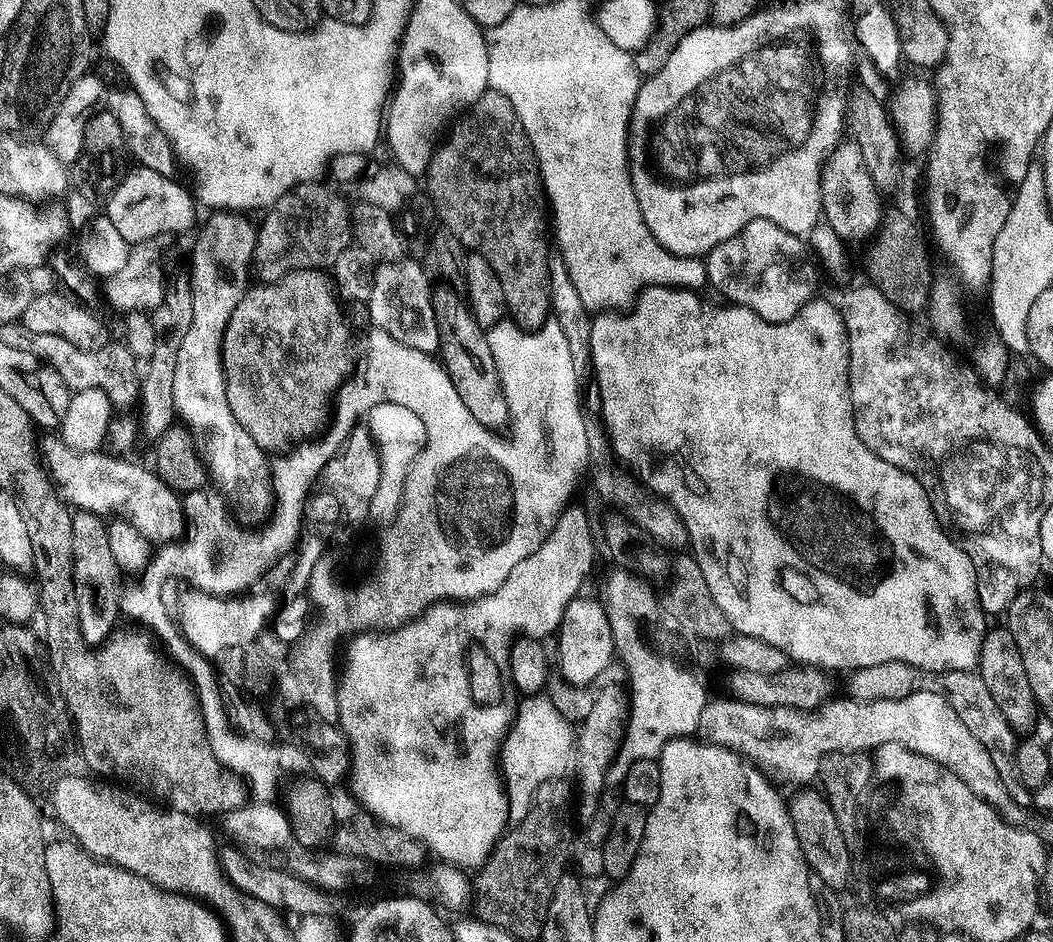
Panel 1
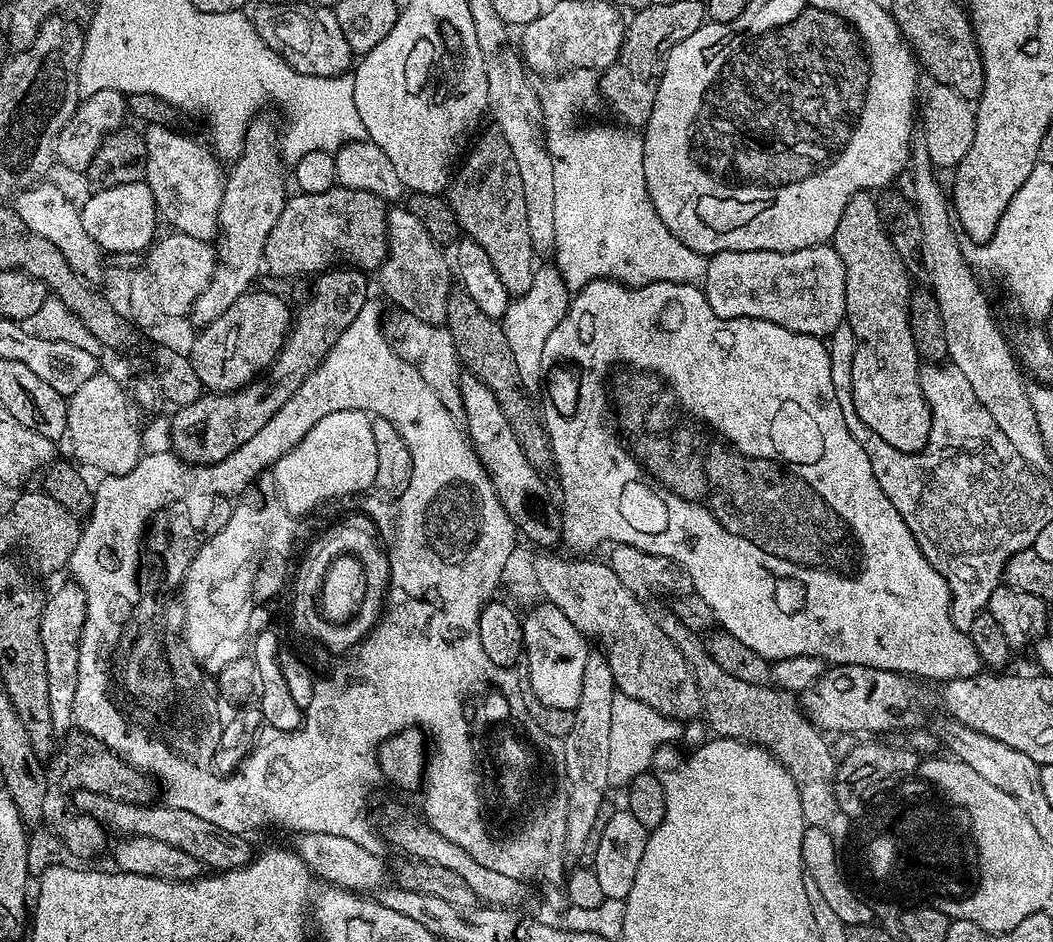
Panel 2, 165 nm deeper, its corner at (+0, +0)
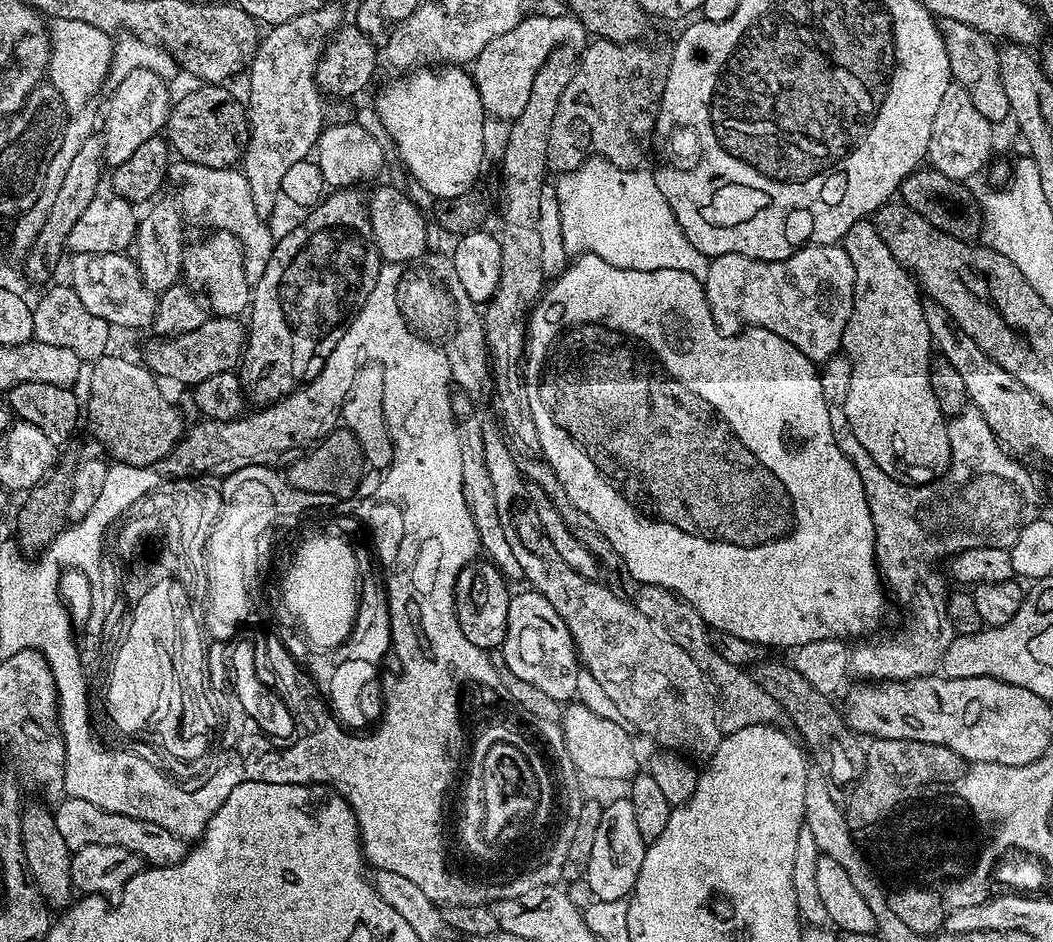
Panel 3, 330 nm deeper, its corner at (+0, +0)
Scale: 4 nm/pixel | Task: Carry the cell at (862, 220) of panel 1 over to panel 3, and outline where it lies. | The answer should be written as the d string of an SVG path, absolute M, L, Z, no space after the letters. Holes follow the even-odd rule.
M863 219L857 222L857 224L854 226L850 226L850 230L846 230L846 234L844 235L842 247L844 249L844 253L848 255L850 262L854 266L854 298L852 299L852 316L846 322L846 330L842 334L842 352L843 355L848 357L848 361L852 367L850 370L850 394L846 394L846 406L844 407L846 410L848 425L854 434L854 438L858 438L858 442L862 442L862 446L866 446L866 454L870 454L870 458L874 458L874 462L878 462L880 469L882 469L882 471L884 471L885 474L887 474L890 478L894 478L898 484L910 484L913 486L917 484L935 484L947 476L948 467L952 461L952 455L950 454L950 434L948 433L948 420L944 417L942 410L938 406L938 398L934 398L934 390L930 390L930 370L928 367L931 366L934 359L934 345L932 343L932 335L930 334L930 330L926 326L926 314L924 313L925 301L922 299L921 289L918 287L912 273L906 271L903 266L901 266L901 264L898 262L898 258L894 258L894 254L890 254L890 246L886 246L886 242L882 242L882 238L878 234L875 223L869 222L867 219Z

